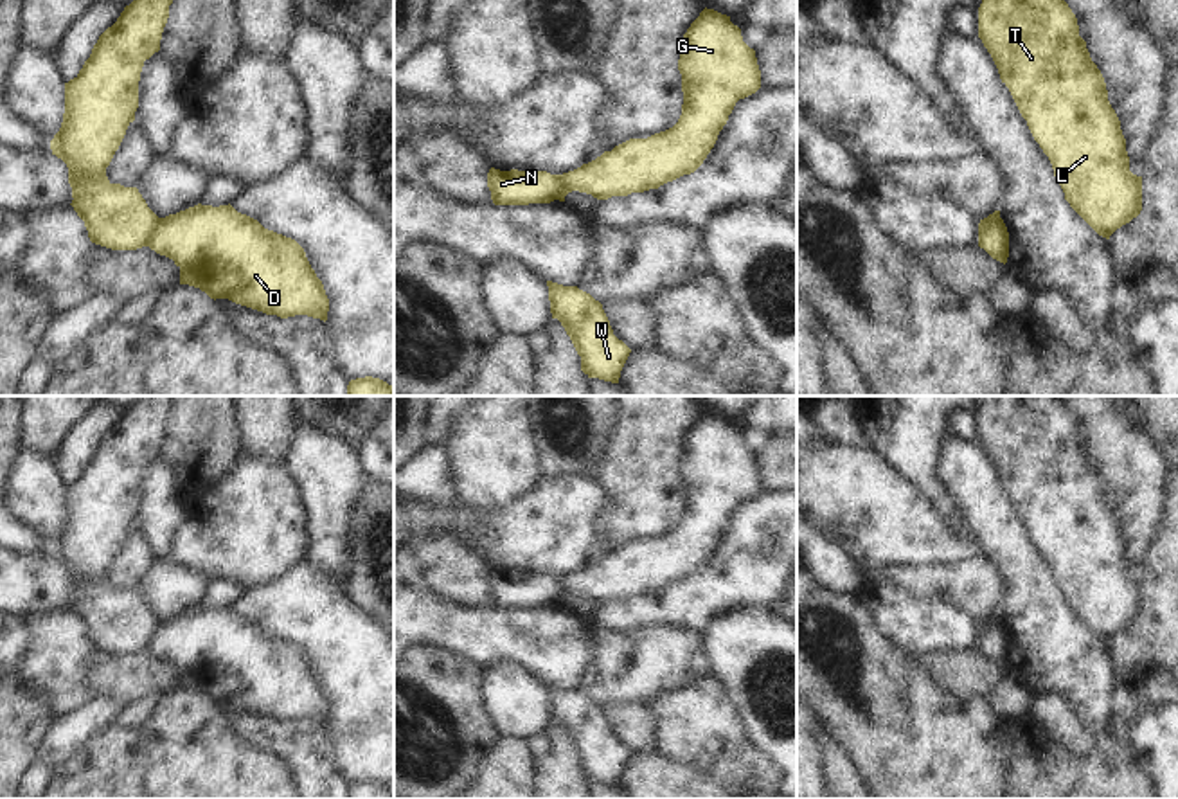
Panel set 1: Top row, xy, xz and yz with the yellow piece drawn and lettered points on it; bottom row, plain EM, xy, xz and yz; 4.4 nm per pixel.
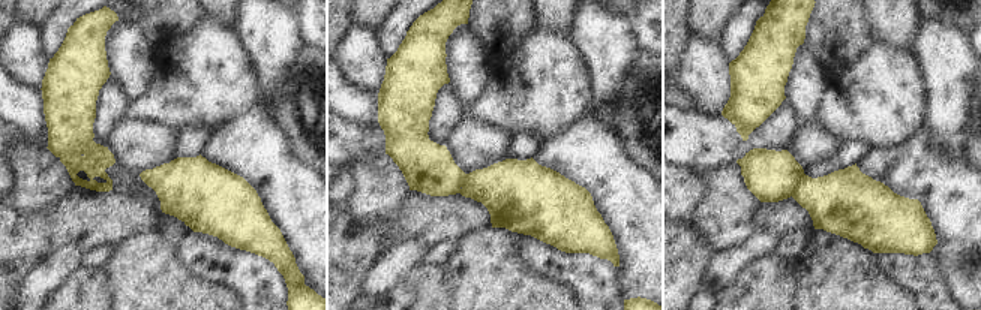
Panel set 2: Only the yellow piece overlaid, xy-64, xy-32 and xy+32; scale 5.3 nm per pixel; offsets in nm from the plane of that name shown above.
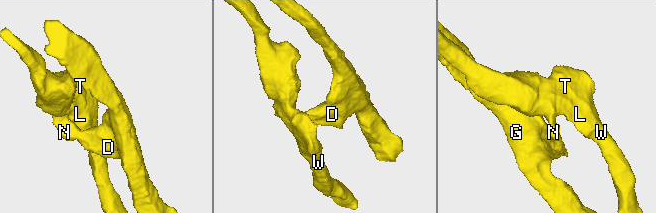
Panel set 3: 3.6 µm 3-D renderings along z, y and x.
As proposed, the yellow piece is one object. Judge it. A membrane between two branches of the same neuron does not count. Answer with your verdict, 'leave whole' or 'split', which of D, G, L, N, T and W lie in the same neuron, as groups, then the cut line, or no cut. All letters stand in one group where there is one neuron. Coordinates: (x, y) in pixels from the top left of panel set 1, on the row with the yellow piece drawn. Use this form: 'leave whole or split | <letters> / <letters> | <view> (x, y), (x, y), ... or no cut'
split | D G / L N T W | xy (160, 218), (148, 245)

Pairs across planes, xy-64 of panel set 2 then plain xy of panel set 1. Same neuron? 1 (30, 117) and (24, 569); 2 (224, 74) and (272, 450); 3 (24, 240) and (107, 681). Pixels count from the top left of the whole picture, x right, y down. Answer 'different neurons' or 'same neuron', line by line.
1: different neurons
2: different neurons
3: same neuron

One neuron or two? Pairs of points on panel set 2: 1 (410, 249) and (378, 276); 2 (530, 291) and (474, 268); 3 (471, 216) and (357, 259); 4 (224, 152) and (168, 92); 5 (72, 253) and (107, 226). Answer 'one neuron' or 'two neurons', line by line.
1: one neuron
2: one neuron
3: one neuron
4: two neurons
5: two neurons

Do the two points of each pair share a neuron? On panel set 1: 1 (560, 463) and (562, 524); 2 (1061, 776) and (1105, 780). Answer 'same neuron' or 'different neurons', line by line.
1: different neurons
2: same neuron

